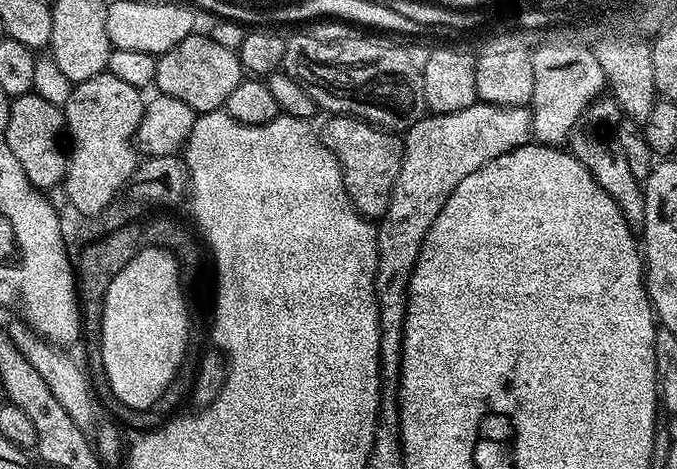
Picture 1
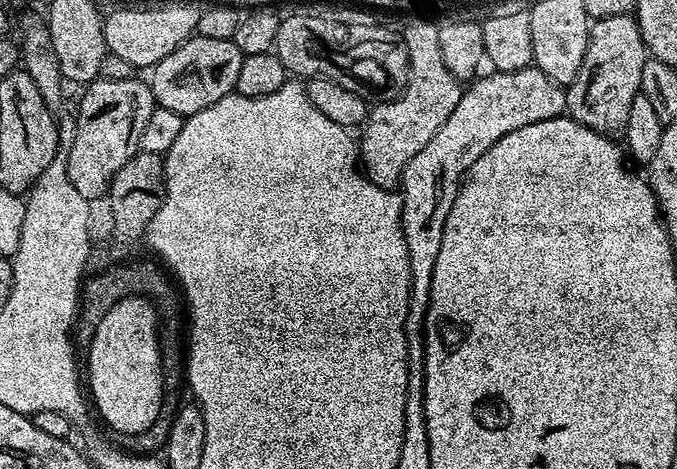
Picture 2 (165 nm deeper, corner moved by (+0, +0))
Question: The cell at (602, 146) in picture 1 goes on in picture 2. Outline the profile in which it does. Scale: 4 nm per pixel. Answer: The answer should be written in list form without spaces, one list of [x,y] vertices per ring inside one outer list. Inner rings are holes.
[[[635,15],[611,16],[595,21],[588,30],[586,58],[582,58],[578,78],[566,88],[567,115],[595,132],[623,133],[626,118],[630,118],[630,102],[640,95],[642,66],[647,59],[648,50],[642,42]]]

